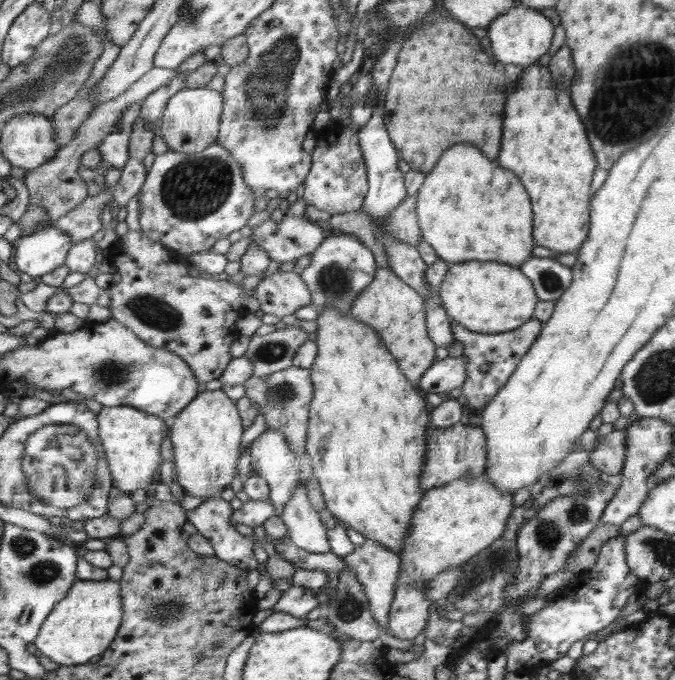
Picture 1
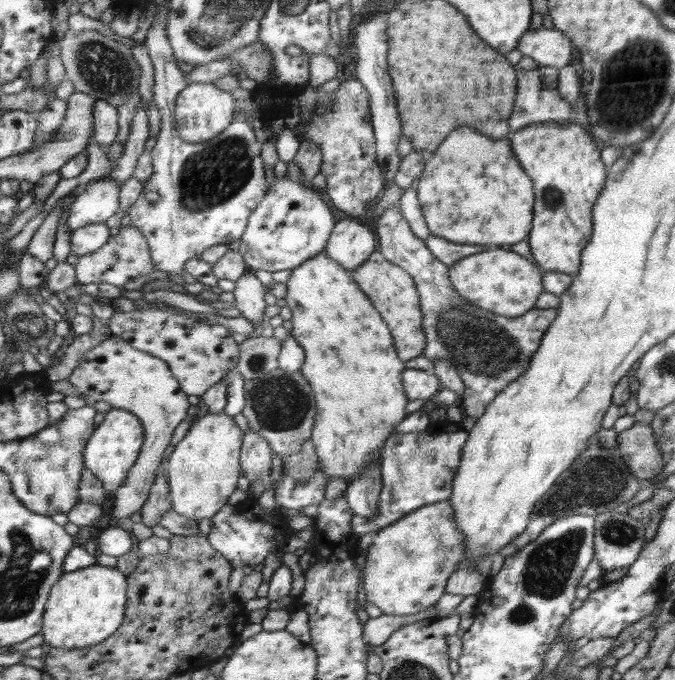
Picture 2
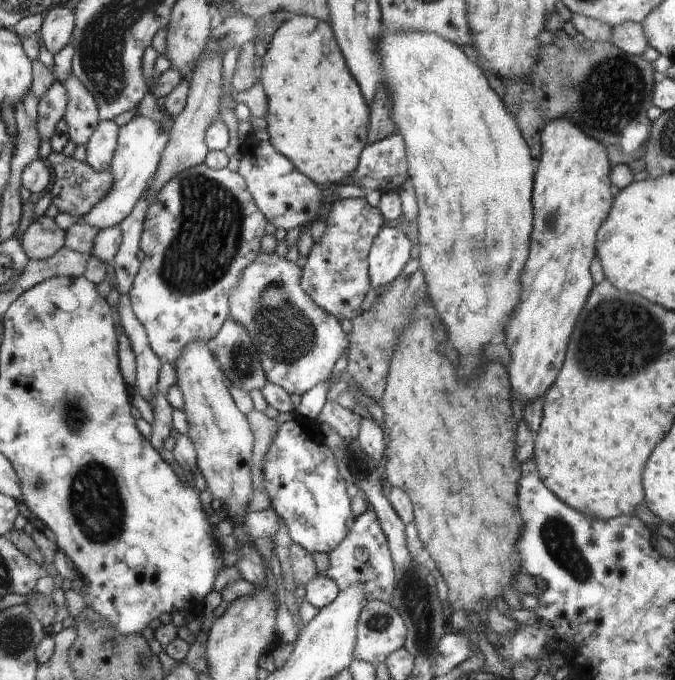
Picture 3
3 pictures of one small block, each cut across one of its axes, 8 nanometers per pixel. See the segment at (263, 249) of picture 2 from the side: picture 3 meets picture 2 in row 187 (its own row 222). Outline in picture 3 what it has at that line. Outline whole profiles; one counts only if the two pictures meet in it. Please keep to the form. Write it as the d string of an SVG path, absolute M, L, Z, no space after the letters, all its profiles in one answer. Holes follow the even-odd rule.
M254 127L242 150L238 173L246 174L246 182L250 182L250 194L254 194L254 202L262 206L262 214L266 214L275 228L284 232L301 228L302 224L314 220L320 210L322 194L318 186L310 178L297 169L297 165L286 158L272 143L269 131Z

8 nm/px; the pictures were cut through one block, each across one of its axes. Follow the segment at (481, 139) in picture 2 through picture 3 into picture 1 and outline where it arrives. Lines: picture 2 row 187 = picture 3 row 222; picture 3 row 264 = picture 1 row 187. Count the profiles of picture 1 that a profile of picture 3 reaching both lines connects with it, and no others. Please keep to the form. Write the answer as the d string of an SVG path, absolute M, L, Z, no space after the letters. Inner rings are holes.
M456 144L446 150L446 158L442 158L442 162L438 162L438 166L434 166L434 170L425 176L416 196L421 237L434 248L442 261L448 264L490 261L520 268L532 257L532 249L536 244L532 240L530 198L510 170L504 170L496 162L488 160L478 148Z

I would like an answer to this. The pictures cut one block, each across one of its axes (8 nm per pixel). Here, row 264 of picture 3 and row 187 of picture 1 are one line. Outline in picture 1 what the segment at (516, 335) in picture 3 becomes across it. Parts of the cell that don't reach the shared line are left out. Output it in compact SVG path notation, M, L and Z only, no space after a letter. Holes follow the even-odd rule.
M537 63L518 77L514 94L506 100L506 138L502 138L502 166L514 170L530 190L534 210L534 240L538 247L560 254L575 252L588 236L590 182L596 170L591 142L576 114L571 92L552 88L552 74Z

